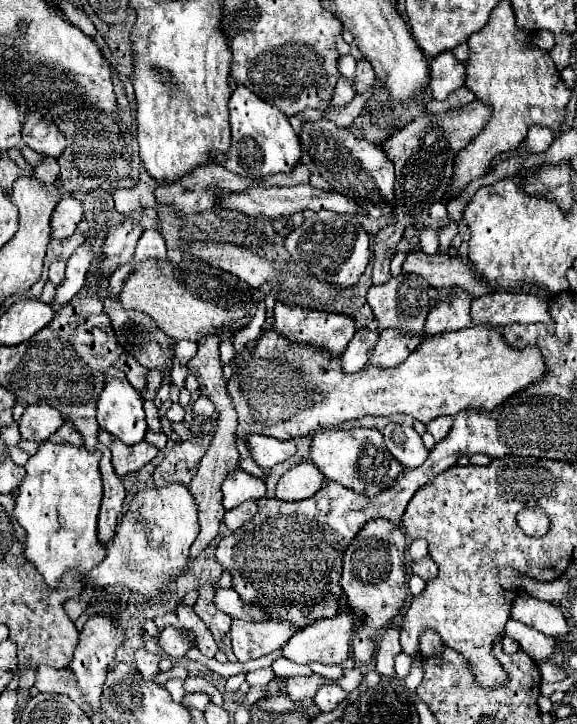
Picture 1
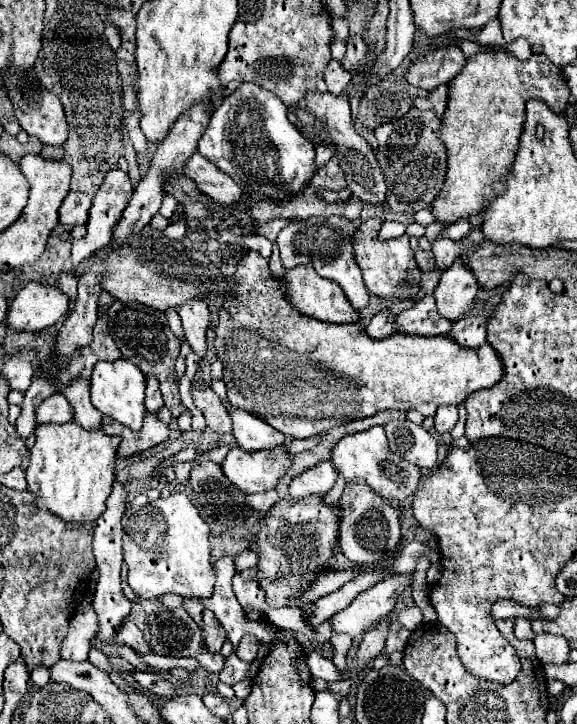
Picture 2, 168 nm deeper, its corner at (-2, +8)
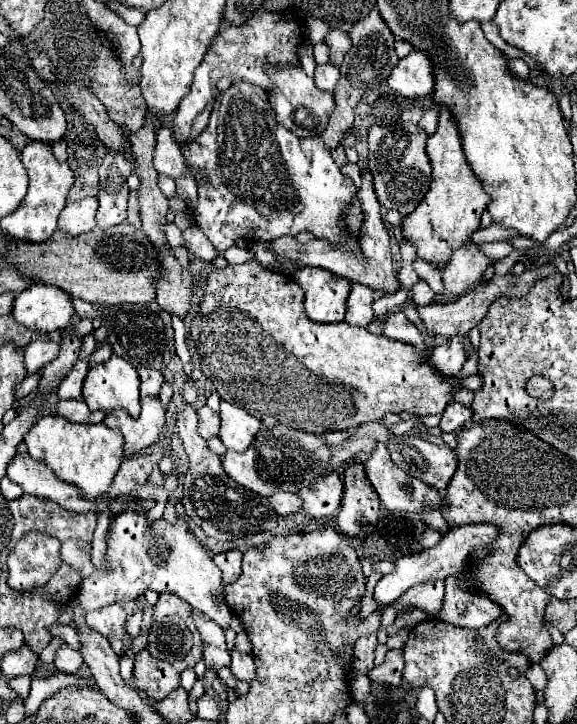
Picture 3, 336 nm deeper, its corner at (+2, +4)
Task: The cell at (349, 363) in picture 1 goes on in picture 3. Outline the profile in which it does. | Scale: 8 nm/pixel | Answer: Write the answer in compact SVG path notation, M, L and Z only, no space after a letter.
M394 312L394 314L388 314L388 316L384 318L384 322L382 322L382 334L384 334L386 338L412 344L412 346L418 348L420 352L426 348L420 330L418 330L402 312Z

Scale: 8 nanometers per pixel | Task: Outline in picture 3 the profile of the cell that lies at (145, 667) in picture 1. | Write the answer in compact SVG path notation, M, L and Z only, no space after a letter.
M112 604L112 606L106 606L102 610L88 612L86 614L86 624L90 628L94 628L96 632L100 632L104 638L112 638L116 634L124 640L128 636L126 630L124 630L126 612L120 604Z

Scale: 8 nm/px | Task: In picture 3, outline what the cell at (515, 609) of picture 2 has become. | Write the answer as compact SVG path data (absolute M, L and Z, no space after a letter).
M456 576L446 578L446 596L440 610L440 618L444 622L470 630L480 630L490 622L498 620L500 614L502 608L492 604L486 596L460 590L456 584Z

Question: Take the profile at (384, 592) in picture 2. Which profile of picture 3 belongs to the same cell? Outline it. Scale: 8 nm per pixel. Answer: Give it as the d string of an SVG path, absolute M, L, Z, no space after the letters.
M472 524L472 526L460 526L454 530L448 530L444 534L444 538L440 540L440 544L436 544L430 550L424 550L420 554L412 554L412 556L404 556L400 560L394 562L394 572L392 574L384 574L376 588L374 588L374 602L378 604L378 608L392 604L392 600L400 598L408 588L422 584L422 582L432 582L432 580L444 580L446 576L460 576L460 572L464 572L464 564L468 558L468 552L472 552L472 548L492 540L492 536L496 536L496 528L494 526L484 526L484 524Z

